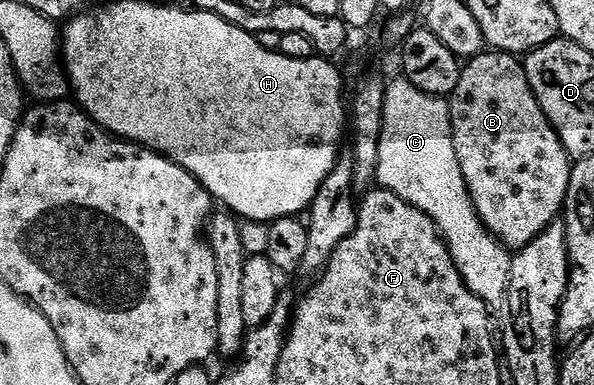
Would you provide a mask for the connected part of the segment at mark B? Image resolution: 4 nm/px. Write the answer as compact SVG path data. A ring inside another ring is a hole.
M482 52L476 58L468 59L462 65L459 84L455 88L455 92L449 95L447 101L449 103L449 119L453 129L455 156L459 160L459 168L463 168L463 180L467 180L467 192L475 204L475 212L479 212L479 216L486 228L489 229L489 233L496 236L504 246L508 246L510 251L516 252L523 249L527 244L531 244L531 240L535 240L535 236L539 236L548 226L554 225L558 221L559 215L565 208L567 184L571 180L573 168L569 153L563 148L559 136L547 120L547 116L527 80L527 72L522 59L512 54L502 54L500 52Z

